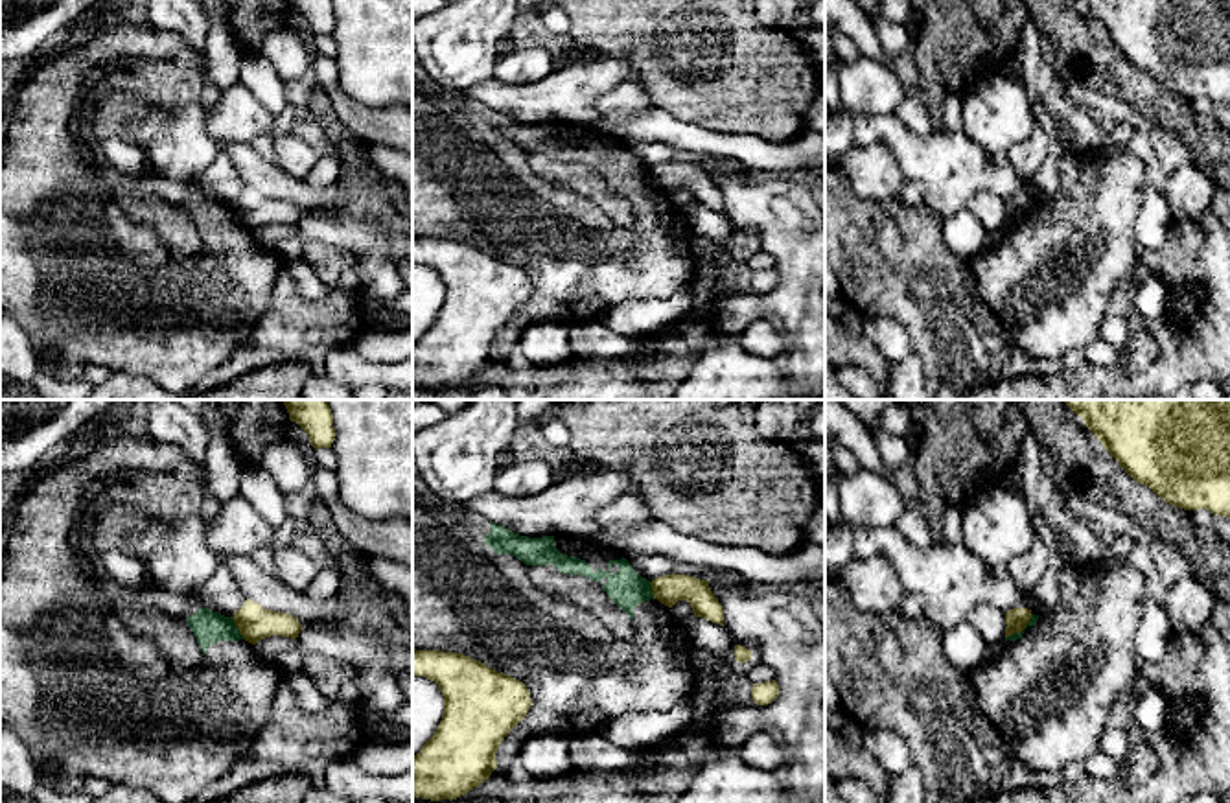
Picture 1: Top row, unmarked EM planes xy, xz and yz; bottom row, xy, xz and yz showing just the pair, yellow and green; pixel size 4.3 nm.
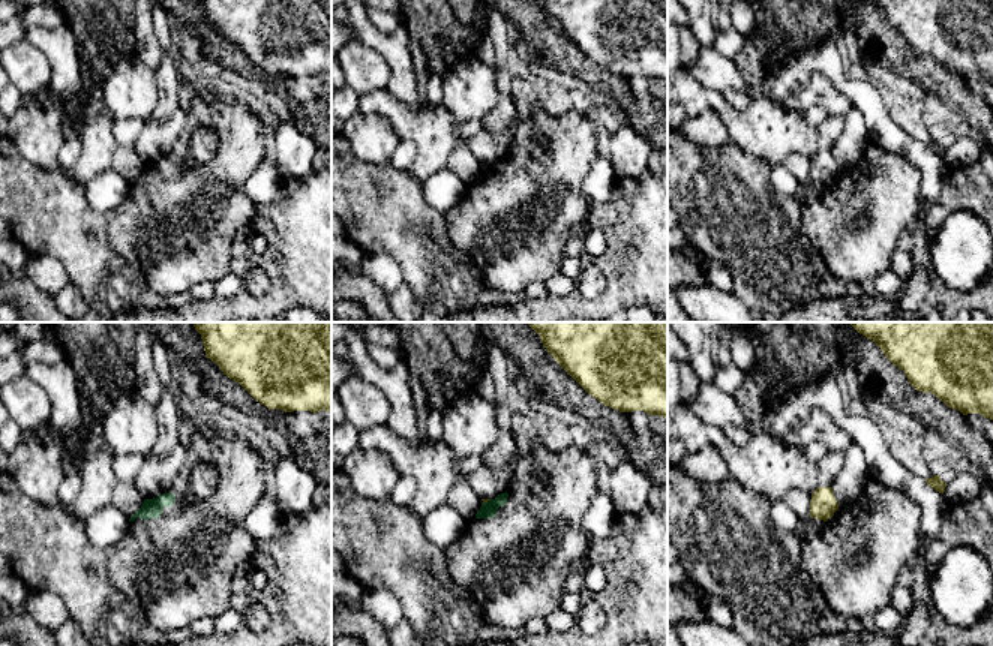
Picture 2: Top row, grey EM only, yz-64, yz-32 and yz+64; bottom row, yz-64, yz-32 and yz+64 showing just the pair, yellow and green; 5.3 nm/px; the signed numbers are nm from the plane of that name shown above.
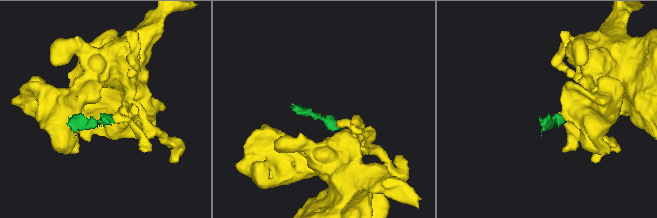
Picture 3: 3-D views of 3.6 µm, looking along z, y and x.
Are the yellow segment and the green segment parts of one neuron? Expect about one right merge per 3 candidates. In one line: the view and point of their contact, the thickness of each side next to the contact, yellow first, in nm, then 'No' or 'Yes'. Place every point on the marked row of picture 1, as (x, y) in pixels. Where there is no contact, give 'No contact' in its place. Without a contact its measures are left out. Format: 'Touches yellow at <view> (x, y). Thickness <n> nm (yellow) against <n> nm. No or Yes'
Touches yellow at yz (1021, 630). Thickness 90 nm (yellow) against 40 nm. No

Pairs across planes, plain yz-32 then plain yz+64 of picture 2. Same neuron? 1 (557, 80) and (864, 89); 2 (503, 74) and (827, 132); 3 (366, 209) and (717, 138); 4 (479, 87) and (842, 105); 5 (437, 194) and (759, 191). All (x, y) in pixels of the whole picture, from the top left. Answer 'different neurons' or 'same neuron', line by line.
1: different neurons
2: same neuron
3: different neurons
4: same neuron
5: different neurons

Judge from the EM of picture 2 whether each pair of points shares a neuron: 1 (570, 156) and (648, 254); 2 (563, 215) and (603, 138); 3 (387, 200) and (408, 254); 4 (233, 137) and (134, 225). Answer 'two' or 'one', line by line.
1: two
2: two
3: one
4: one

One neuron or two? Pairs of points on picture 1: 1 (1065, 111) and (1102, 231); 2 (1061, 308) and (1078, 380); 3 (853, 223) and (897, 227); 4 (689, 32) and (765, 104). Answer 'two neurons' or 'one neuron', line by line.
1: two neurons
2: two neurons
3: one neuron
4: one neuron

